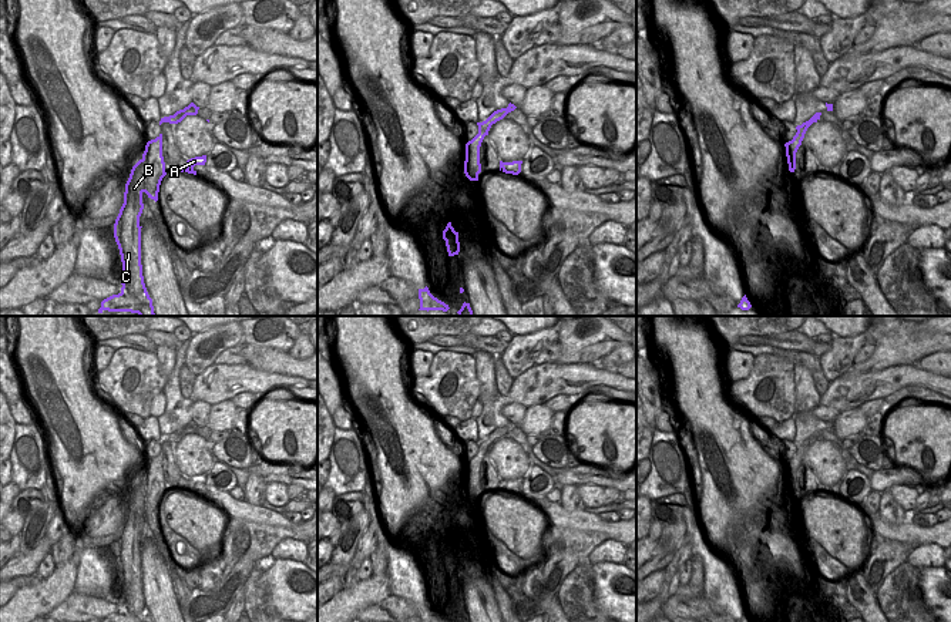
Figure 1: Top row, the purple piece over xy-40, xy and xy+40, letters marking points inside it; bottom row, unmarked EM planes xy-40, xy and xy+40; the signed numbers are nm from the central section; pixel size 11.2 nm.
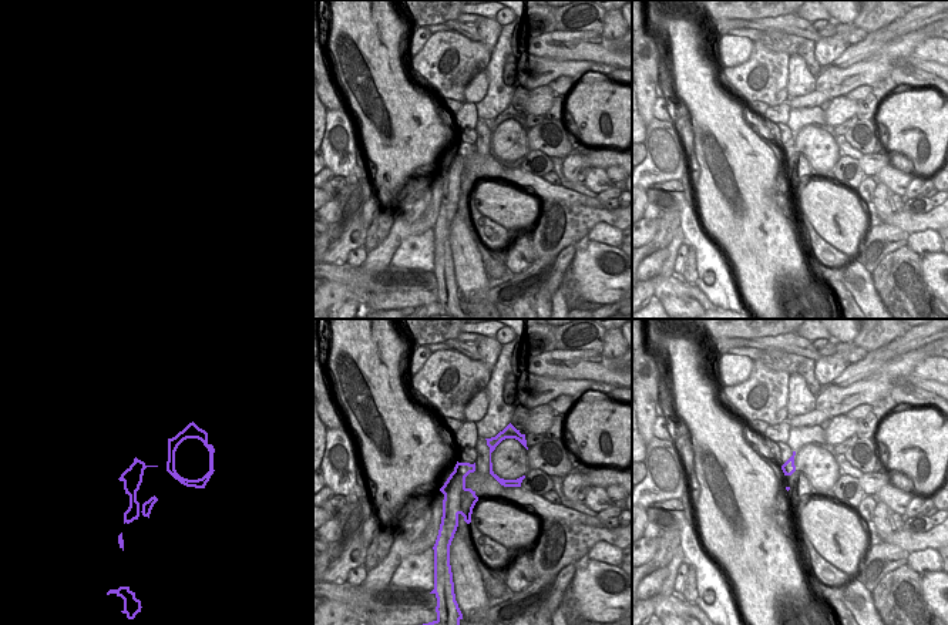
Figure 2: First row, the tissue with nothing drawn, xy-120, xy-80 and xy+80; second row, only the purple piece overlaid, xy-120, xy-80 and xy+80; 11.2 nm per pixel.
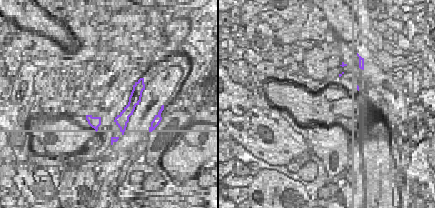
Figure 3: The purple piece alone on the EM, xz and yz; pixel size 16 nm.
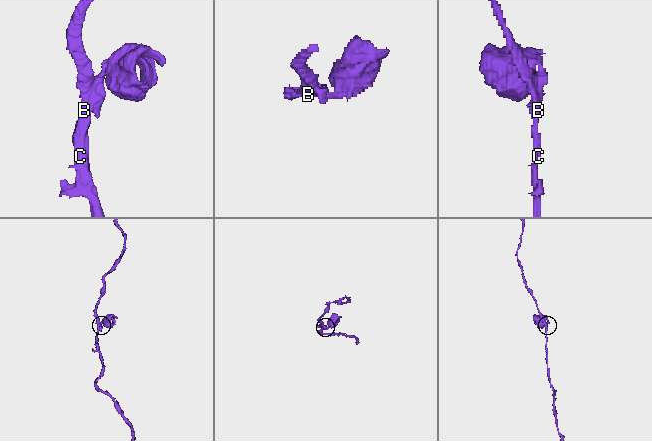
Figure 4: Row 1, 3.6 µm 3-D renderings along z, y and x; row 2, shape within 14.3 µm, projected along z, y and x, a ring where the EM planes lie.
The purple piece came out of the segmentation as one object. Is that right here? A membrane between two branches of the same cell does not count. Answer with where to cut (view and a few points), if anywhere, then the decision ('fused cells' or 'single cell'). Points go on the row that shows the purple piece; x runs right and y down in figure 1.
cut xy (479, 127), (489, 130); fused cells

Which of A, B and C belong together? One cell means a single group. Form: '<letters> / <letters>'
A / B C

